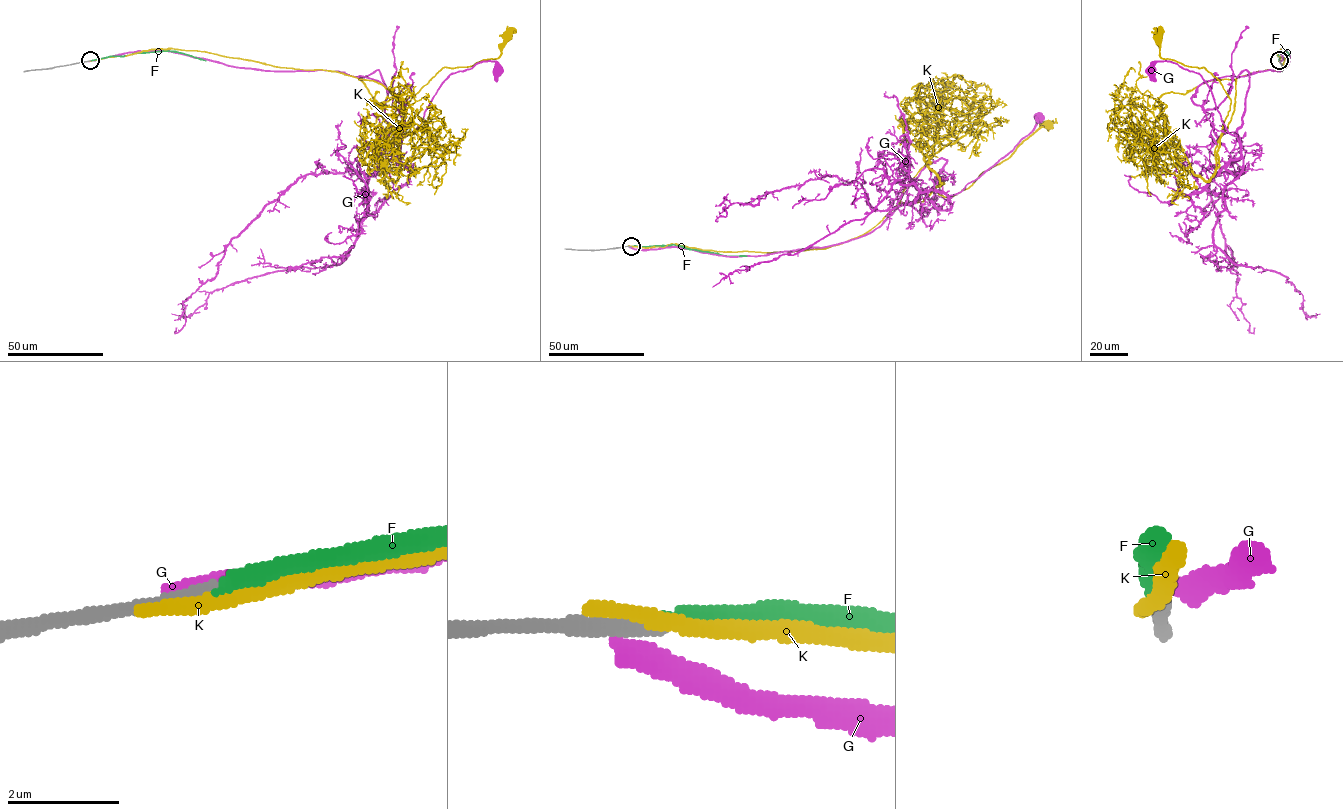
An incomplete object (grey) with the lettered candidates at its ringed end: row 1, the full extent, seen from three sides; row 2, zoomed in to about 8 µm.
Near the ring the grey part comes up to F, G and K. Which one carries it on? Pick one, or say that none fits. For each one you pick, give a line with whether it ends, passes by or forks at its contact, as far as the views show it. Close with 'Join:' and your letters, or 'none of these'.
Join: none of these

